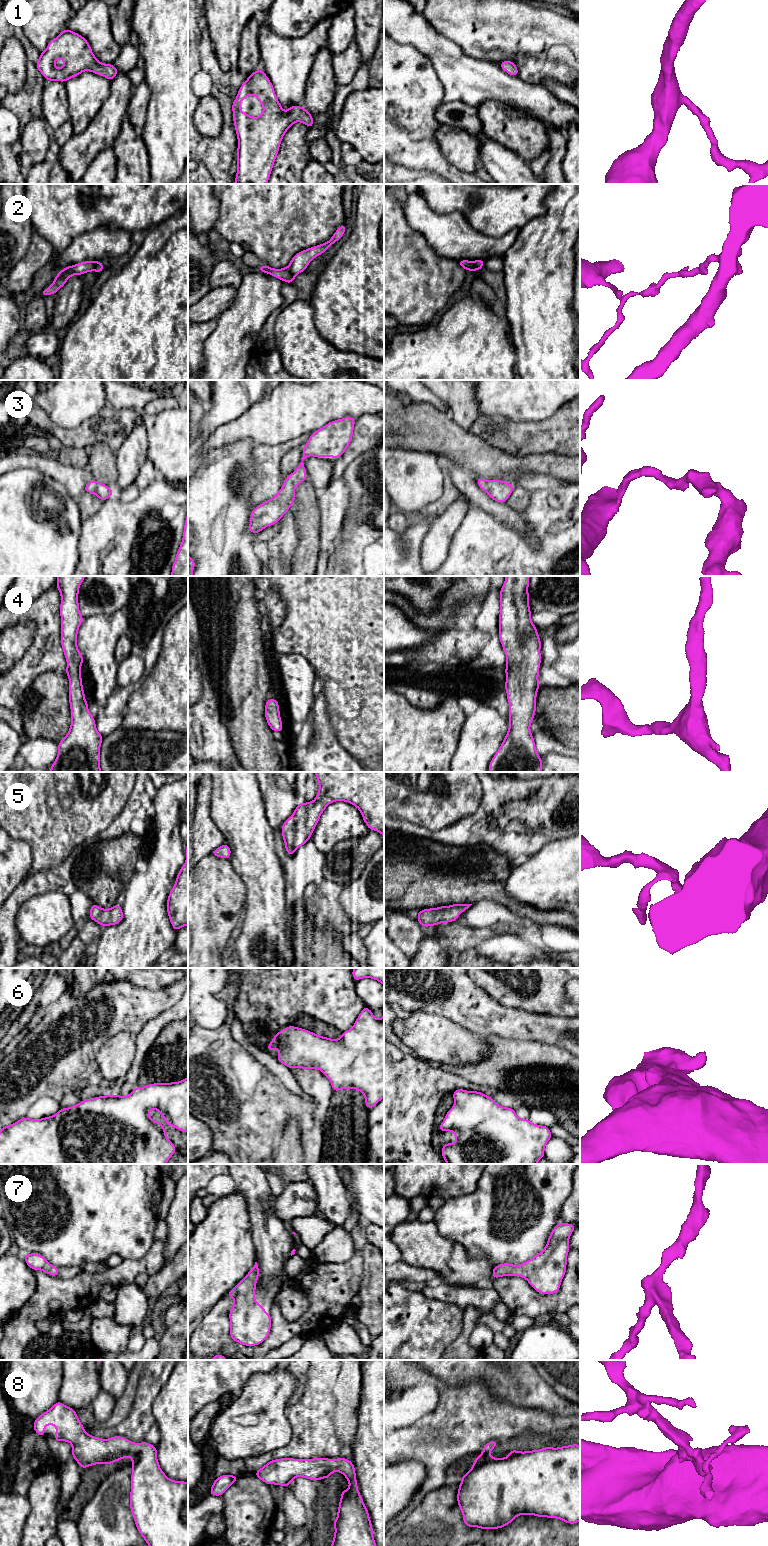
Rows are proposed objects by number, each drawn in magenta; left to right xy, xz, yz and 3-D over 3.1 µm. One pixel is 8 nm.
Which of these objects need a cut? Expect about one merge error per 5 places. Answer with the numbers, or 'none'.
2

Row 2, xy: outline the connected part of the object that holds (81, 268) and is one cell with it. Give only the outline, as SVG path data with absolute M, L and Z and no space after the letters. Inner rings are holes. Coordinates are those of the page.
M84 261L75 265L65 267L64 269L57 273L57 276L55 277L50 287L48 289L42 290L41 294L44 297L50 294L55 295L57 291L65 285L67 280L72 275L82 275L87 272L95 271L96 262L97 261Z

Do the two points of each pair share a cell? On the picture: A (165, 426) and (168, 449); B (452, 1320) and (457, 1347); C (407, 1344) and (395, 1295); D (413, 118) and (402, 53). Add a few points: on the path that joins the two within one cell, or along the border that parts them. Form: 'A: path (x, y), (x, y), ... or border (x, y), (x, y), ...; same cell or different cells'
A: path (168, 432), (168, 443); same cell
B: border (464, 1316), (461, 1332), (444, 1349); different cells
C: path (395, 1332), (395, 1307); same cell
D: path (404, 102), (403, 69); same cell

